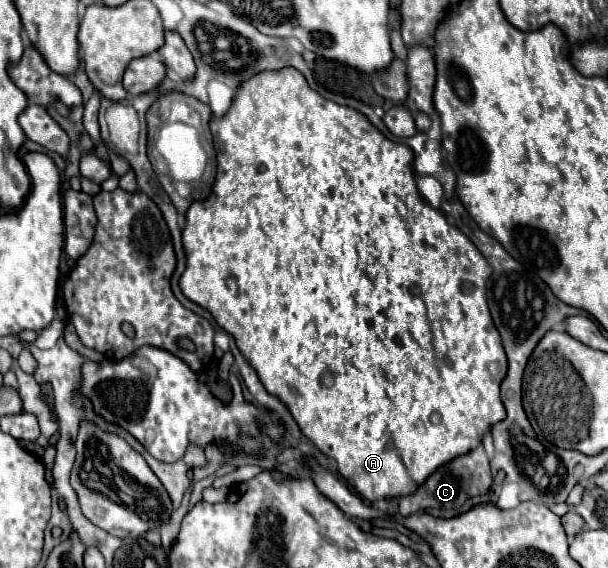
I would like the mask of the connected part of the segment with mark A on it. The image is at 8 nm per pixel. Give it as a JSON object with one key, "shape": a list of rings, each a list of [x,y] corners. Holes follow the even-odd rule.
{"shape":[[[281,69],[281,71],[273,71],[273,73],[259,73],[257,77],[245,81],[239,87],[237,97],[235,97],[231,109],[227,111],[227,115],[223,119],[211,119],[211,133],[213,133],[213,141],[215,141],[215,149],[217,149],[217,177],[215,177],[215,185],[213,185],[213,195],[207,201],[203,201],[203,203],[197,203],[197,201],[191,203],[191,207],[189,207],[187,215],[185,215],[187,217],[187,225],[183,229],[183,247],[185,247],[185,253],[187,253],[187,269],[181,275],[181,279],[179,279],[179,287],[181,287],[183,295],[187,299],[191,299],[193,303],[201,305],[203,309],[207,309],[215,317],[219,327],[223,327],[229,335],[233,335],[239,351],[253,365],[253,369],[257,371],[257,375],[259,375],[261,383],[265,385],[265,389],[269,393],[277,395],[289,407],[289,411],[295,417],[295,421],[299,423],[301,431],[319,447],[321,453],[325,453],[327,457],[335,459],[339,475],[343,479],[349,479],[353,483],[355,491],[363,499],[367,499],[369,503],[375,503],[379,499],[395,499],[395,497],[413,495],[429,479],[429,475],[433,475],[441,465],[447,465],[455,457],[461,457],[461,455],[477,449],[477,445],[483,441],[485,433],[489,433],[495,423],[505,419],[505,407],[503,407],[499,391],[501,391],[501,383],[503,383],[503,379],[507,375],[507,355],[505,355],[505,349],[503,349],[503,343],[501,343],[501,335],[499,335],[499,331],[493,325],[493,319],[491,319],[491,313],[489,313],[489,307],[487,307],[487,297],[485,297],[485,281],[491,275],[491,265],[479,253],[479,249],[455,225],[447,223],[445,215],[439,209],[433,209],[421,197],[421,193],[417,191],[417,185],[415,185],[413,169],[411,169],[413,151],[407,145],[389,141],[359,111],[323,99],[319,93],[315,93],[307,85],[305,77],[301,73],[297,73],[297,69]],[[325,373],[333,375],[333,383],[331,385],[323,385],[323,375]]]}

